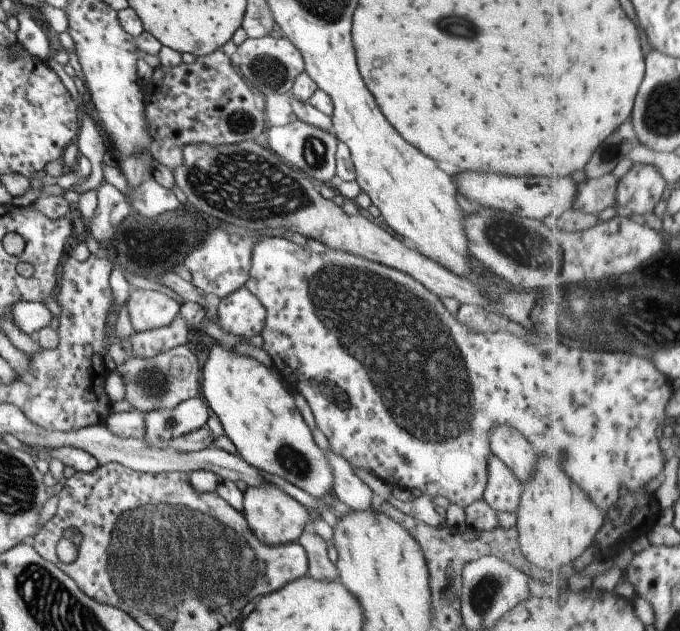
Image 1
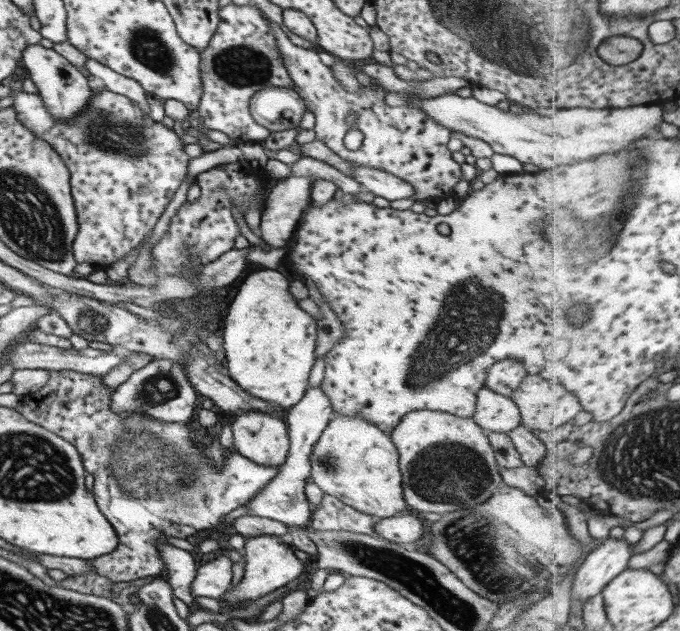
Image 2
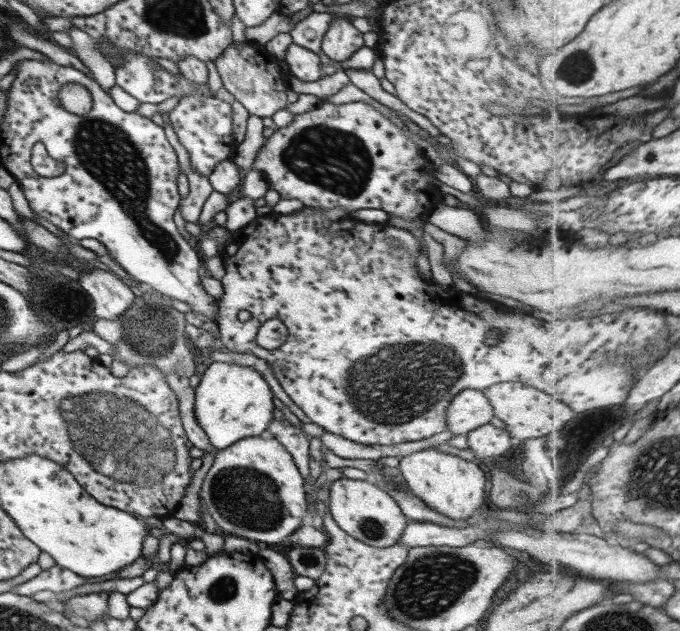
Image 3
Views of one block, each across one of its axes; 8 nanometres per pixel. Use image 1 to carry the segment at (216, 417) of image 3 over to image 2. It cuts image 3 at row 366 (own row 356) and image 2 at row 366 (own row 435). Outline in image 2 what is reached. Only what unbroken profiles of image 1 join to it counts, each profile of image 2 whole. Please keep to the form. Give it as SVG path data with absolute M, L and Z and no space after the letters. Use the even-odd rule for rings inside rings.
M261 268L245 273L234 286L233 299L217 326L232 382L247 394L285 409L308 387L317 337L316 320L299 308L287 288L287 280L276 270Z

